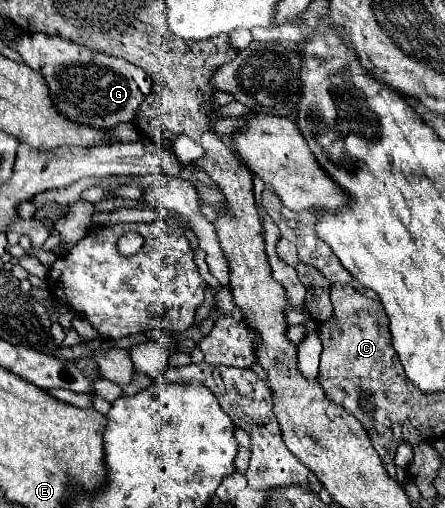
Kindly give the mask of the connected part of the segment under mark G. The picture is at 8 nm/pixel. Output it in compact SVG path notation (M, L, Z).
M24 33L24 35L26 35L24 63L28 67L32 67L34 71L38 71L46 79L46 85L50 87L50 99L54 99L54 107L58 107L58 111L62 111L62 115L66 115L66 119L70 119L74 123L112 129L122 121L132 121L138 105L152 91L152 83L146 77L146 73L142 69L138 69L136 65L126 63L124 59L96 53L96 51L92 51L80 43L68 41L60 35L48 35L48 33Z

